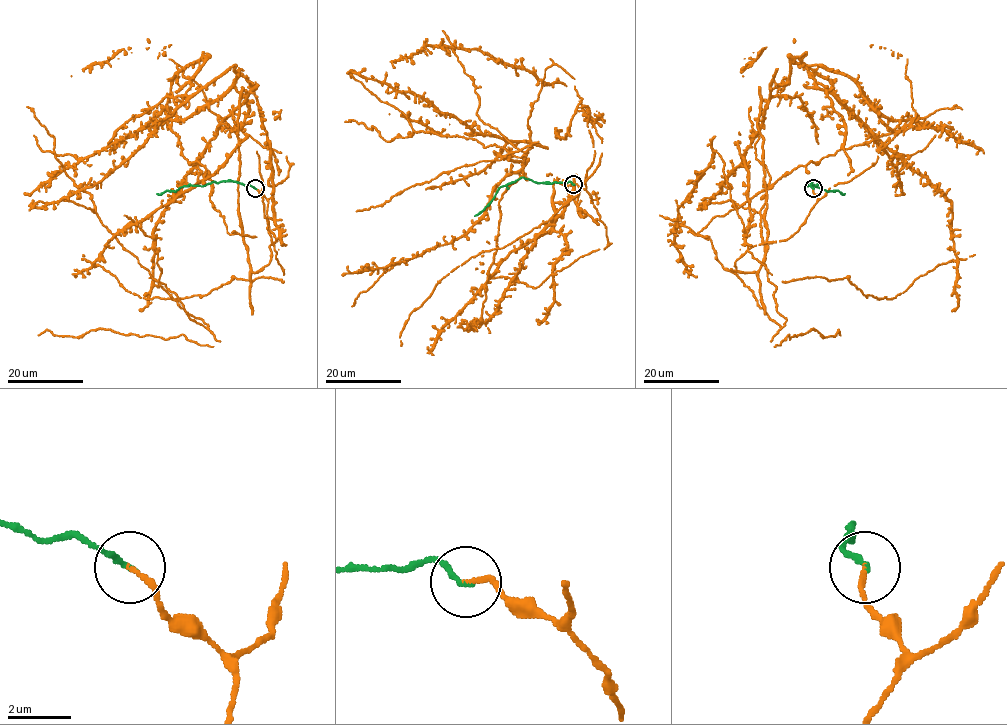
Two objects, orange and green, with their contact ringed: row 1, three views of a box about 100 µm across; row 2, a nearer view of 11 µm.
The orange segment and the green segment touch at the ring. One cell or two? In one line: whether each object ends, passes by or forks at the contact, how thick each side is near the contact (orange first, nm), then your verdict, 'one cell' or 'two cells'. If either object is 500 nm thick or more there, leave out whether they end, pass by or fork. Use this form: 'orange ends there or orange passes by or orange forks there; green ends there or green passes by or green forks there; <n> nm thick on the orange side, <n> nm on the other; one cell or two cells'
orange ends there; green ends there; 160 nm thick on the orange side, 180 nm on the other; one cell

